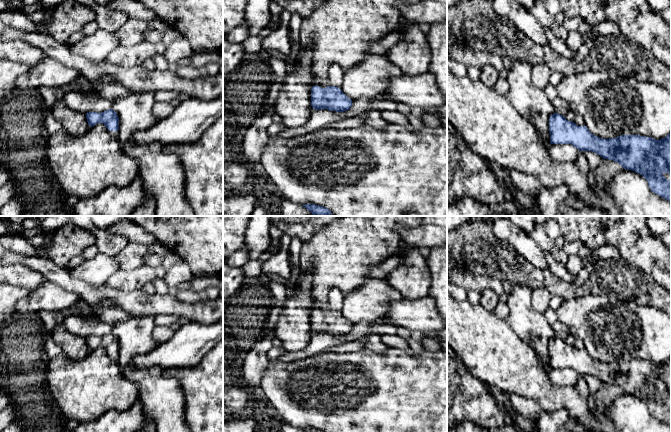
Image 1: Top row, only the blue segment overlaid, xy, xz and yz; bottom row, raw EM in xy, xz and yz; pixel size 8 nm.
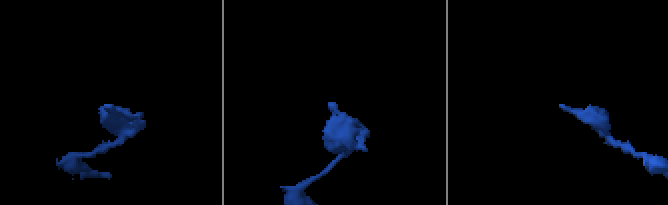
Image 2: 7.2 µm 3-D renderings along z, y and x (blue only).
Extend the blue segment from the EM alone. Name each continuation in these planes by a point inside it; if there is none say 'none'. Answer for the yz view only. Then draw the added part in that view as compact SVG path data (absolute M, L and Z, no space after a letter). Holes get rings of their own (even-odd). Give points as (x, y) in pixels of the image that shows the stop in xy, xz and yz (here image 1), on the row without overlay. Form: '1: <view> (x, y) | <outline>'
none

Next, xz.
1: xz (335, 298) | M333 288L329 291L326 305L328 310L340 311L343 308L344 295L339 289Z

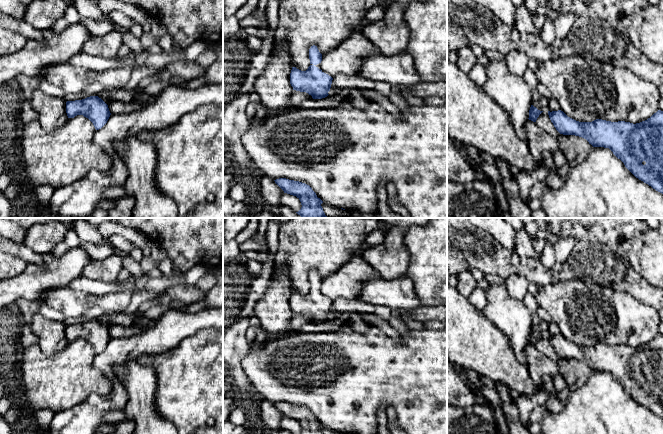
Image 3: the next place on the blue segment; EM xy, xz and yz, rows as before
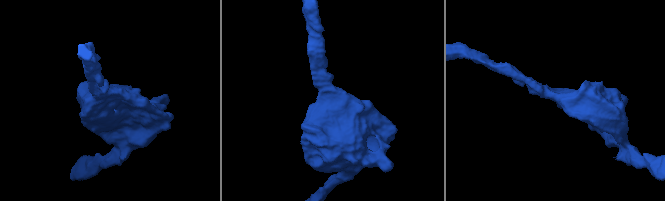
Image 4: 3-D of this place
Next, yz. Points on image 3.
none

